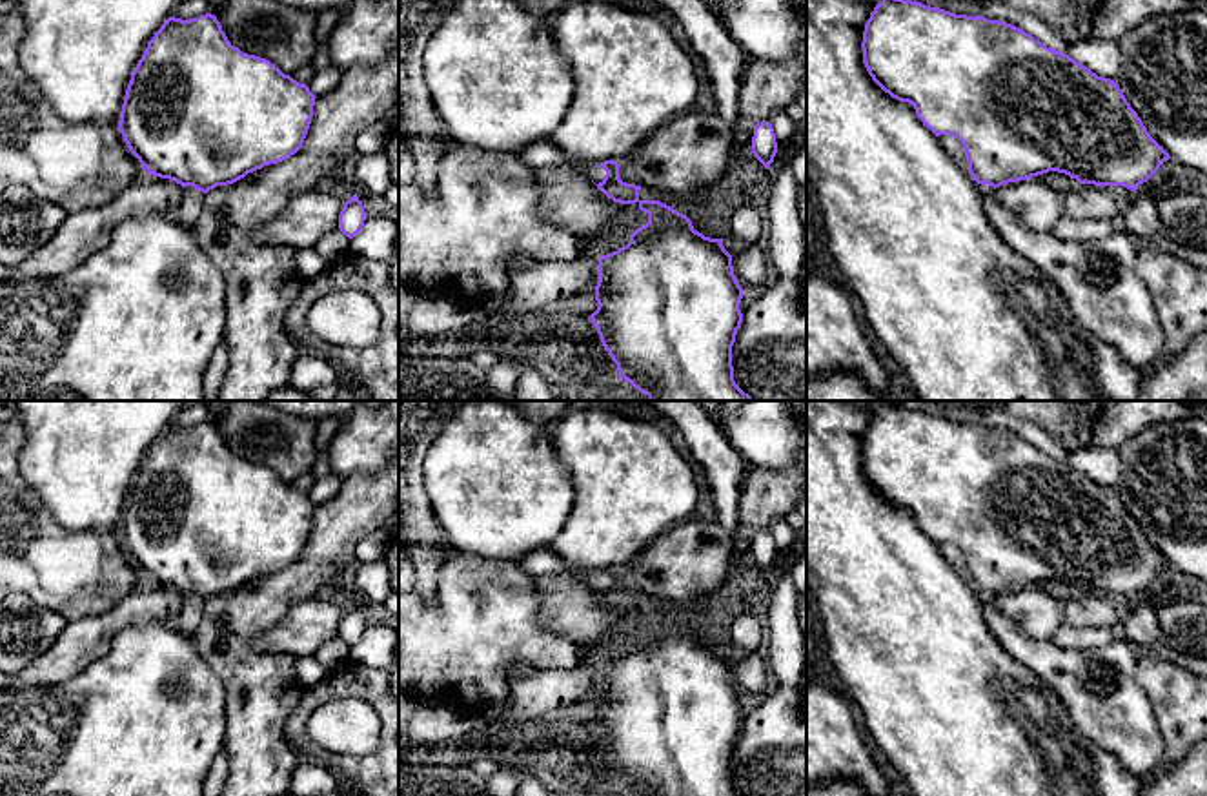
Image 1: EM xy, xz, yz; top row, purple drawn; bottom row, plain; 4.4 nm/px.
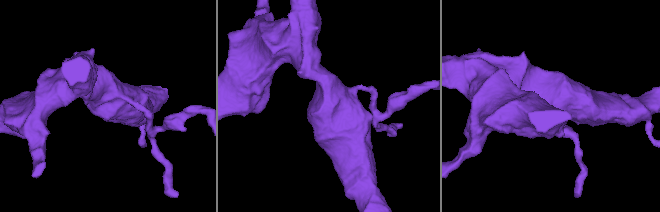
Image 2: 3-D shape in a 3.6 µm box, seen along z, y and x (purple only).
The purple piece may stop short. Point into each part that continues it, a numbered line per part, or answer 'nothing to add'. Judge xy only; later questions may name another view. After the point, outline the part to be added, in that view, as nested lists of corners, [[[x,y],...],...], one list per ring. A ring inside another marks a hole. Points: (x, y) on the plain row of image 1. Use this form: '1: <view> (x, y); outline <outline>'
1: xy (190, 614); outline [[[186,594],[182,608],[175,619],[175,627],[193,638],[202,619],[202,607],[202,599],[195,597],[193,594]]]

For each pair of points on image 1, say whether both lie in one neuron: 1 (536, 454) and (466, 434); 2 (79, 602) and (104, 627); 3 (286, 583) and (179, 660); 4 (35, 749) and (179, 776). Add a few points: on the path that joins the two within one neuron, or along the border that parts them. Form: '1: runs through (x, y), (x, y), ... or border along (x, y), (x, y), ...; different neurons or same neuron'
1: runs through (519, 454), (486, 454), (483, 450); same neuron
2: border along (130, 594), (102, 612), (68, 622); different neurons
3: border along (192, 638), (201, 660), (221, 680); different neurons
4: runs through (71, 776), (142, 776); same neuron

